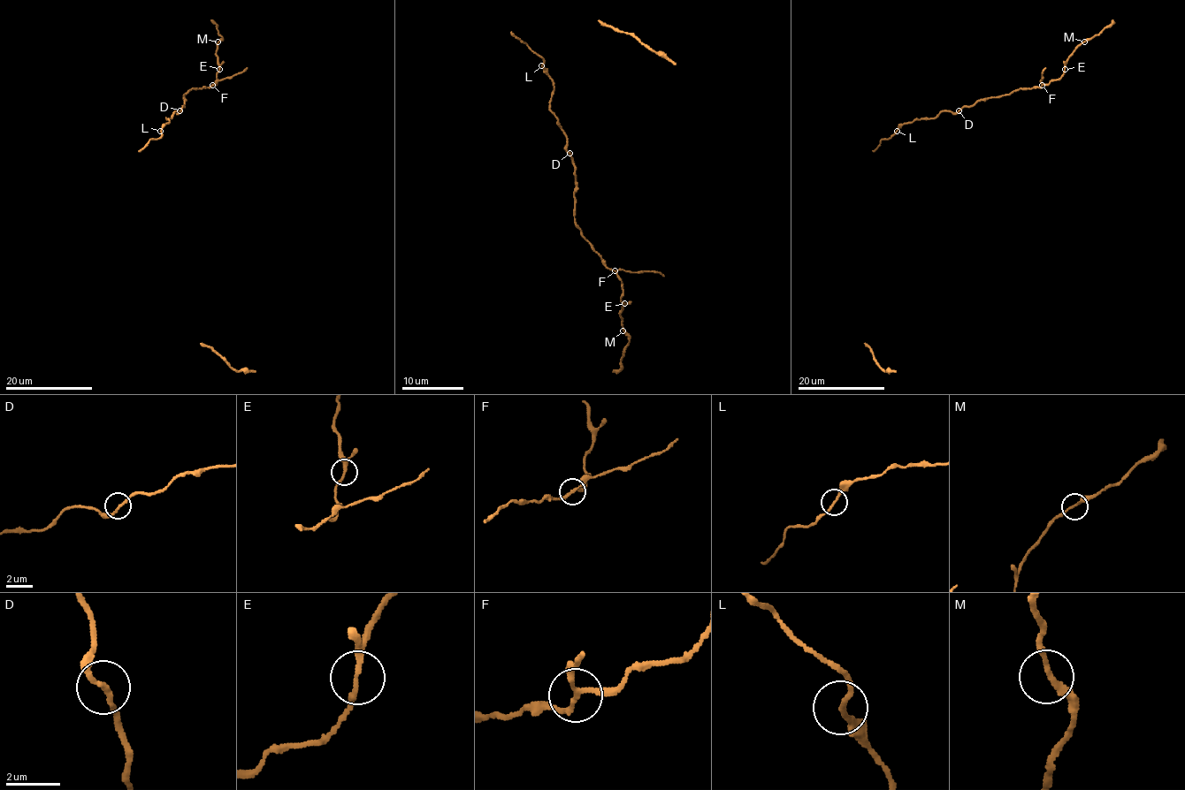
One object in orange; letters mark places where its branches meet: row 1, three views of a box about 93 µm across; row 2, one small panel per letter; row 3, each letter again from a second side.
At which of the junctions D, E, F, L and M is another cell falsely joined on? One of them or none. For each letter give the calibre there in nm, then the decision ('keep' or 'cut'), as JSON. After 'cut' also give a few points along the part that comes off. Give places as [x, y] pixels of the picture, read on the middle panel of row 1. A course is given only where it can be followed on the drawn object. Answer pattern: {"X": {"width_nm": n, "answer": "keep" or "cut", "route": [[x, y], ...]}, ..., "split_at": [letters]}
{"D": {"width_nm": 190, "answer": "keep"}, "E": {"width_nm": 180, "answer": "keep"}, "F": {"width_nm": 160, "answer": "cut", "route": [[615, 271], [655, 271], [664, 276]]}, "L": {"width_nm": 170, "answer": "keep"}, "M": {"width_nm": 200, "answer": "keep"}, "split_at": ["F"]}

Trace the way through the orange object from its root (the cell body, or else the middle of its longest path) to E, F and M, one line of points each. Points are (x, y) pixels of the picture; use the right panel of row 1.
E: (892, 135), (907, 122), (933, 118), (942, 111), (957, 112), (1020, 88), (1040, 87), (1058, 79), (1065, 69)
F: (892, 135), (907, 122), (933, 118), (942, 111), (957, 112), (981, 99), (1000, 97), (1012, 91), (1042, 85)
M: (892, 135), (907, 122), (933, 118), (942, 111), (957, 112), (981, 99), (1058, 79), (1067, 57), (1084, 41)

